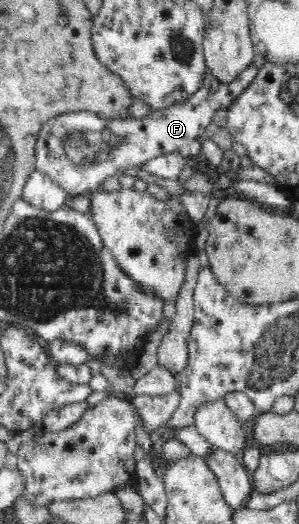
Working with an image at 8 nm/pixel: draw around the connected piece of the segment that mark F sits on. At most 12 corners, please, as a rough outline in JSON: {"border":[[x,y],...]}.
{"border":[[212,75],[186,100],[120,119],[119,164],[201,154],[213,113],[254,78]]}

